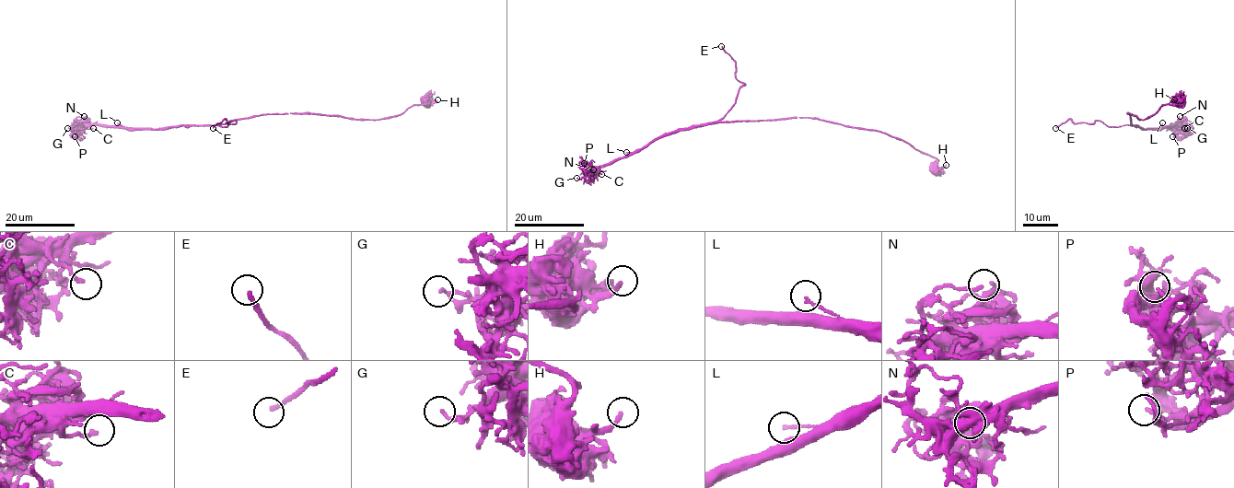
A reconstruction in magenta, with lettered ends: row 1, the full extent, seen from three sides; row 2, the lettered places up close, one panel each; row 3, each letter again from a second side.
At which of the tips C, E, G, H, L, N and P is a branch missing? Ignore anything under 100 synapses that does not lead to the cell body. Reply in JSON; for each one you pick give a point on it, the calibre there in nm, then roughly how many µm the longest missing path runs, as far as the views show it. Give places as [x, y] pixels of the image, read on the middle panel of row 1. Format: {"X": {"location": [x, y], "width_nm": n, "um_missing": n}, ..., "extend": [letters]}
{"E": {"location": [721, 46], "width_nm": 200, "um_missing": 10}, "extend": ["E"]}

